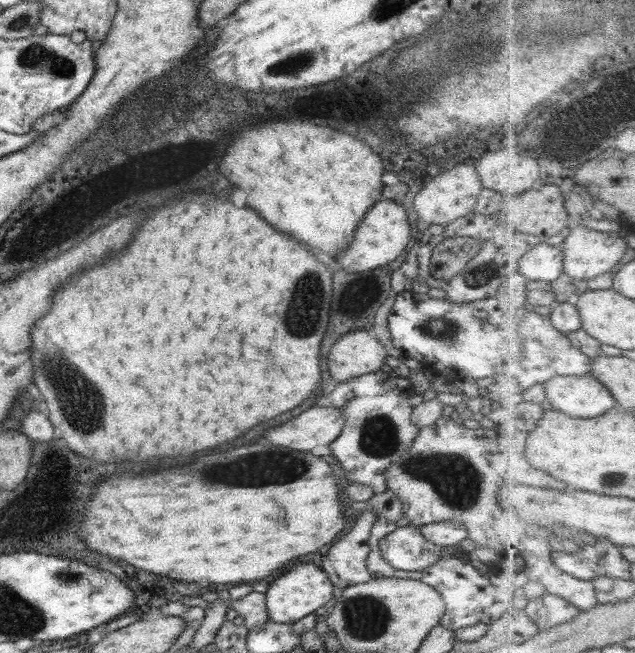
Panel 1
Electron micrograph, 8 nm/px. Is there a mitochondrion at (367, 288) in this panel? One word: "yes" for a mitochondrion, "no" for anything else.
no

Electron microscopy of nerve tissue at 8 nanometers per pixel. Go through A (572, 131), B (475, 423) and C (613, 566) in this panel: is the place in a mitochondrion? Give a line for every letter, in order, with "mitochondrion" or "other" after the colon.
A: mitochondrion
B: other
C: other

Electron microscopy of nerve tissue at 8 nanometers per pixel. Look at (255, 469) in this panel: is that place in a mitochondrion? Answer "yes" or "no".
yes

